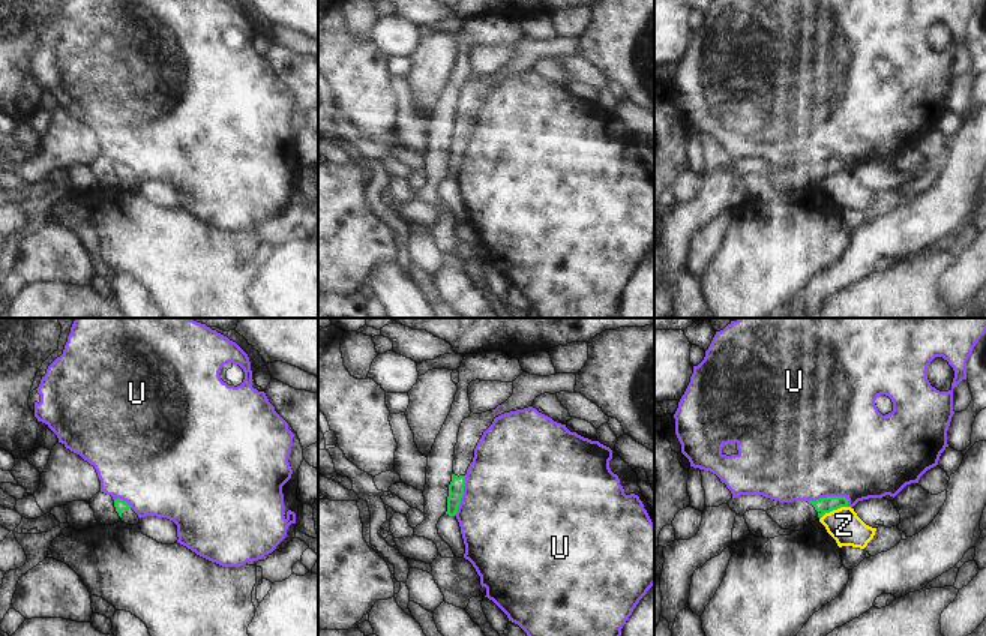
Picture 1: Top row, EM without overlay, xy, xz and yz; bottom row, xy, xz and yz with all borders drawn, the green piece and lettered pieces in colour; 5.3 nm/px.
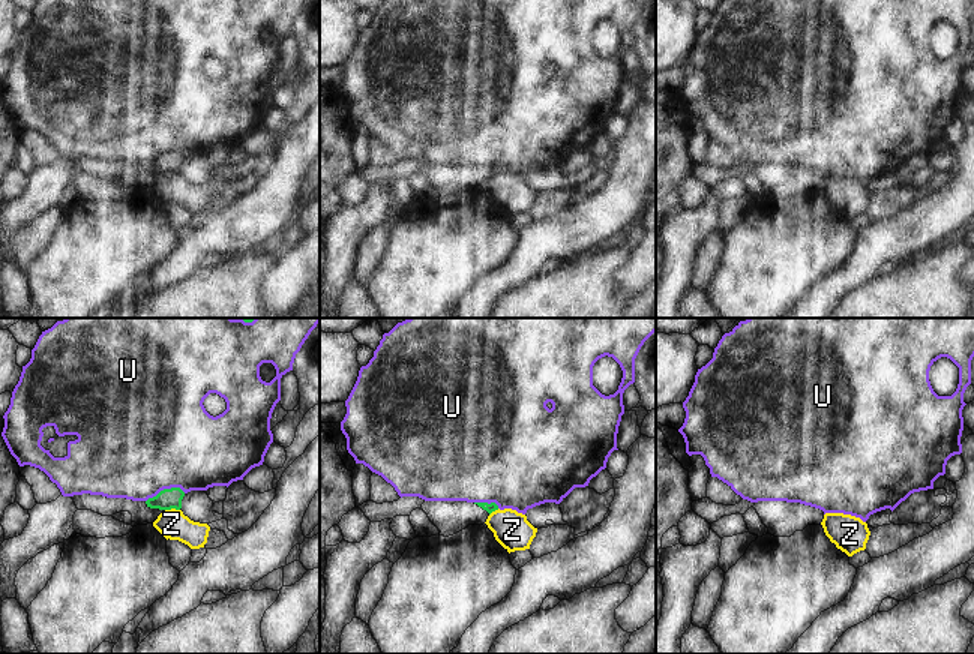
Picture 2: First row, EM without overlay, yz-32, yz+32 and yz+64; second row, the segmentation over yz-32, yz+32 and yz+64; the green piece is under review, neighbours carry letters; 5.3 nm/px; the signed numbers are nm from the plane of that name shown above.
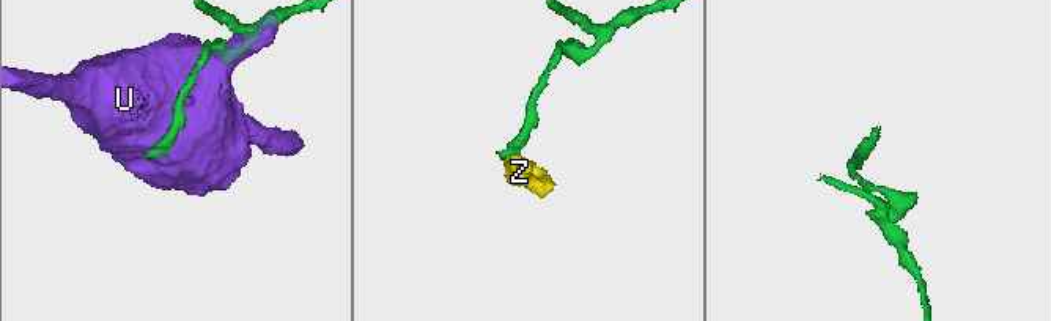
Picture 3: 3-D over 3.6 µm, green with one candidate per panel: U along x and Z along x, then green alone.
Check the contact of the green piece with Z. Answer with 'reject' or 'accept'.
reject

